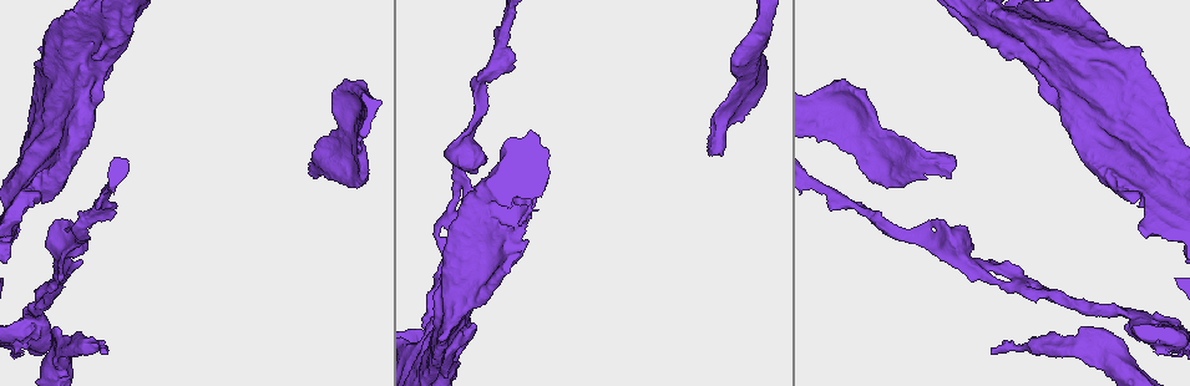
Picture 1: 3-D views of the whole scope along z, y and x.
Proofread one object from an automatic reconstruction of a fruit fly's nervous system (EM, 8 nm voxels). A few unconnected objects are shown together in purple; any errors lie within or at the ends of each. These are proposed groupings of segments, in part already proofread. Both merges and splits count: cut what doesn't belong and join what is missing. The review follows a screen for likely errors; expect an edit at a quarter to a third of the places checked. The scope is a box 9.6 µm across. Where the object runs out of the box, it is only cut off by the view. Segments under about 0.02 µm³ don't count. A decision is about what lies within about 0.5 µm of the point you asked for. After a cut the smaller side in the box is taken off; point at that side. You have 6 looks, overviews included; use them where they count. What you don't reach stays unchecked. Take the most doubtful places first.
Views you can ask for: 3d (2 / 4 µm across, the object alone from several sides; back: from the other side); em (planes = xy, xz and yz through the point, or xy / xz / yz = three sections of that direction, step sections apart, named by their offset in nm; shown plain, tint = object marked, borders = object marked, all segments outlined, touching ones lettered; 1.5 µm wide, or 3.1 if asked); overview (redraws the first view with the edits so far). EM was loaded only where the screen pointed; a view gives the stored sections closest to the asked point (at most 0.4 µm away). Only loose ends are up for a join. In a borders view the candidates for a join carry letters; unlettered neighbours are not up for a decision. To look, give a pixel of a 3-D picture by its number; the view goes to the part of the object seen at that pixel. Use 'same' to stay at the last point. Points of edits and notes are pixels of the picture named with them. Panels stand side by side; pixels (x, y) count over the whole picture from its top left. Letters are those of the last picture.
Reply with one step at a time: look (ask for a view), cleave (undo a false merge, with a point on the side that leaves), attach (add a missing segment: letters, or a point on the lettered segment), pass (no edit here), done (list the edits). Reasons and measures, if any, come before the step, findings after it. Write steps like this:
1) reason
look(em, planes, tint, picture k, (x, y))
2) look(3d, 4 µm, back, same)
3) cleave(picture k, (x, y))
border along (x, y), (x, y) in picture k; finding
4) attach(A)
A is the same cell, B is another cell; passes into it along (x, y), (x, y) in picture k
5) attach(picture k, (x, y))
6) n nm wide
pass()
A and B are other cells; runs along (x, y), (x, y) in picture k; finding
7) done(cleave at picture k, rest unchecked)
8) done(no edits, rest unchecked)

free end
look(em, planes, borders, picture 1, (906, 138))

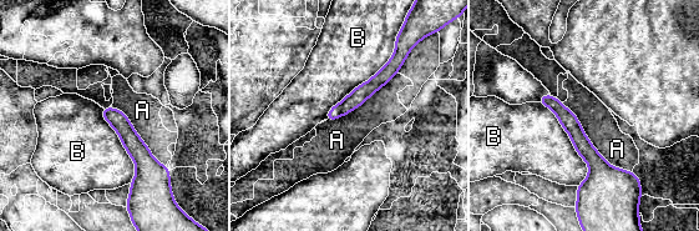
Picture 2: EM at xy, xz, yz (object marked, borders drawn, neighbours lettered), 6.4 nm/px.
pass()
A and B are other cells; none of them fits

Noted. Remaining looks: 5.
branch stops here
look(em, planes, borders, picture 1, (861, 206))

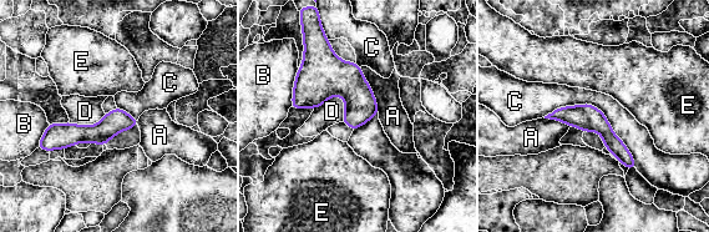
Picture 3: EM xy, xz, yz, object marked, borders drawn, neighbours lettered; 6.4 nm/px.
150 nm wide
pass()
A, B, C, D and E are other cells; runs along (552, 116), (592, 119), (632, 166) in picture 3; none of them fits

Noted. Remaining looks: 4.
an open end
look(em, xy, step 4, tint, picture 1, (336, 89))

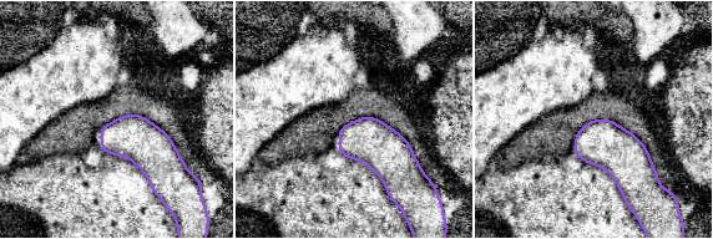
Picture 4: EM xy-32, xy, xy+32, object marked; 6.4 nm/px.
another direction
look(em, planes, borders, same)

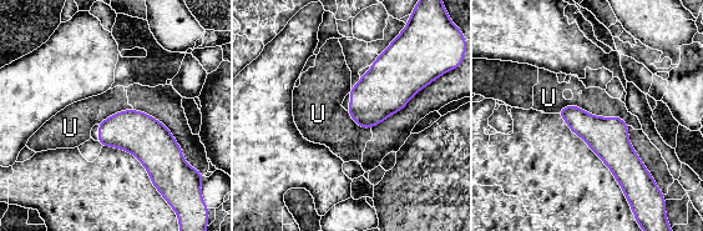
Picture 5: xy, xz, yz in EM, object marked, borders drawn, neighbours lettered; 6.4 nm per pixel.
pass()
U is another cell; border along (556, 113), (576, 105), (627, 125) in picture 5; no lettered segment goes on from it

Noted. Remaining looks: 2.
done(no edits, rest unchecked)

